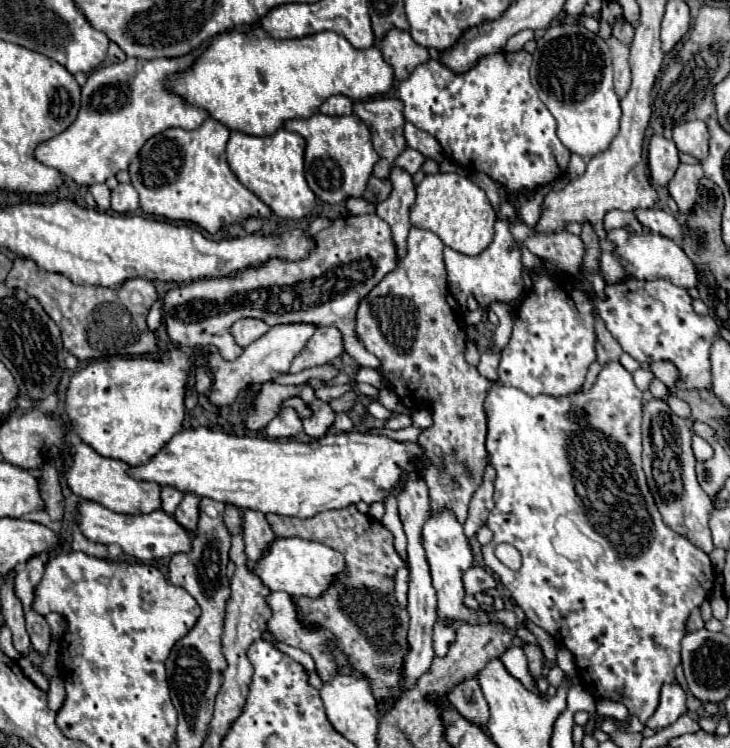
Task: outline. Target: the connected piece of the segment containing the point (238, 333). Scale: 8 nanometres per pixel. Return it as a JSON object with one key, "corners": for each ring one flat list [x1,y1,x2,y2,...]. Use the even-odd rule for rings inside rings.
{"corners":[[241,319,237,323,233,323,231,333,237,341,237,345,249,345,253,341,257,341,259,337,263,337,271,327,265,325,265,321,257,321,257,319]]}

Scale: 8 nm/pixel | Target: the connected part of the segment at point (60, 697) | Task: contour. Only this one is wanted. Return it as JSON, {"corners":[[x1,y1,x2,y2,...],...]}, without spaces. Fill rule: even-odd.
{"corners":[[53,677,53,681,49,681,51,687,47,691,47,701,49,701,49,709,51,711,59,711,63,707,65,701,65,685,61,677]]}

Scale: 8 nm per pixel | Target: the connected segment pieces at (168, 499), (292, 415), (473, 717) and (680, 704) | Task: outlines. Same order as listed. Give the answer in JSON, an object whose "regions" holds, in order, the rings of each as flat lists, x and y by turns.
{"regions":[[[163,487,161,489,161,501,163,501,163,511,167,511,167,513,173,513,175,509,177,509,177,505,179,505,179,501,183,499,183,495,185,493,177,493,177,489,169,489,169,487]],[[281,409,275,419,269,421,269,425,263,429,263,435,269,439,289,439,301,433,301,419,293,409]],[[469,677,469,681,461,681,461,685,455,685,453,693,449,693,449,701,465,719,481,727,489,721,489,705,481,693,477,677]],[[665,685,661,689,659,707,645,725,655,729,655,731,661,731,661,729,673,725,685,711,687,711,687,707,685,707,685,691,679,685]]]}

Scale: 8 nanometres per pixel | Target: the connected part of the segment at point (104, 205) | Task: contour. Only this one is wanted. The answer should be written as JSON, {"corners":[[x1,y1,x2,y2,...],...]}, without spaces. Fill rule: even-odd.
{"corners":[[97,183,97,185,91,185,89,191,91,191,91,195,93,195,93,199,95,199,97,207,99,207,99,211,109,211,109,193,111,193,109,187,103,185,103,183]]}

